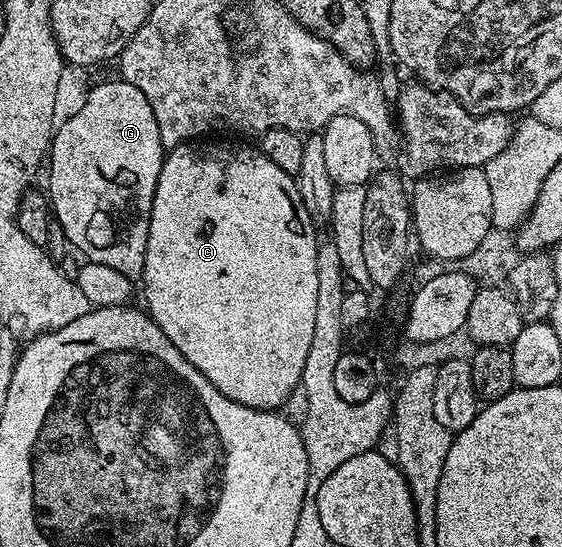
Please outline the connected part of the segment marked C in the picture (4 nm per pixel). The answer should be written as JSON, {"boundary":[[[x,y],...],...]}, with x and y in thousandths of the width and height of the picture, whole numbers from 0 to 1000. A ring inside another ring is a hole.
{"boundary":[[[359,260],[311,267],[292,287],[286,322],[279,329],[279,351],[272,358],[272,380],[269,382],[269,400],[265,402],[265,446],[262,448],[262,466],[258,468],[258,483],[251,503],[254,537],[262,543],[258,567],[260,572],[269,576],[270,585],[279,592],[279,600],[286,600],[286,607],[294,607],[294,614],[301,614],[308,636],[315,636],[315,644],[322,644],[329,651],[329,658],[336,658],[336,665],[343,665],[343,673],[351,673],[351,680],[358,680],[358,687],[365,687],[365,695],[372,695],[372,702],[379,702],[379,709],[386,709],[400,724],[407,724],[407,731],[415,731],[422,739],[436,739],[443,746],[457,746],[459,750],[495,751],[502,744],[496,740],[523,713],[527,718],[528,707],[537,700],[543,651],[550,651],[550,629],[557,623],[557,590],[560,572],[564,572],[564,461],[569,446],[569,437],[566,433],[560,435],[562,408],[550,395],[550,388],[536,366],[536,351],[532,349],[527,320],[514,314],[500,314],[500,307],[493,307],[493,300],[486,300],[486,293],[479,293],[479,285],[472,285],[466,274],[459,271],[445,274],[440,267],[395,267],[390,260]]]}

